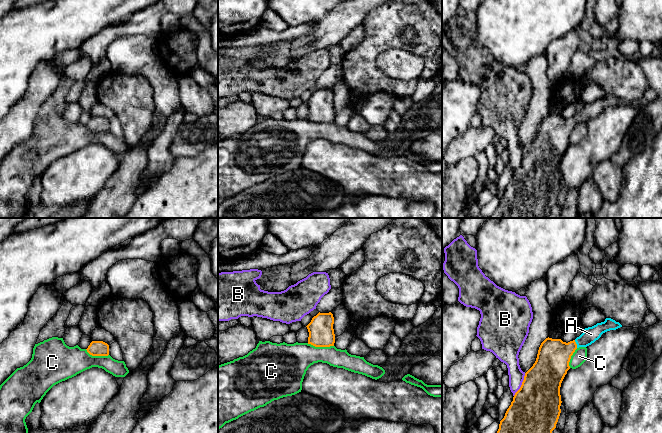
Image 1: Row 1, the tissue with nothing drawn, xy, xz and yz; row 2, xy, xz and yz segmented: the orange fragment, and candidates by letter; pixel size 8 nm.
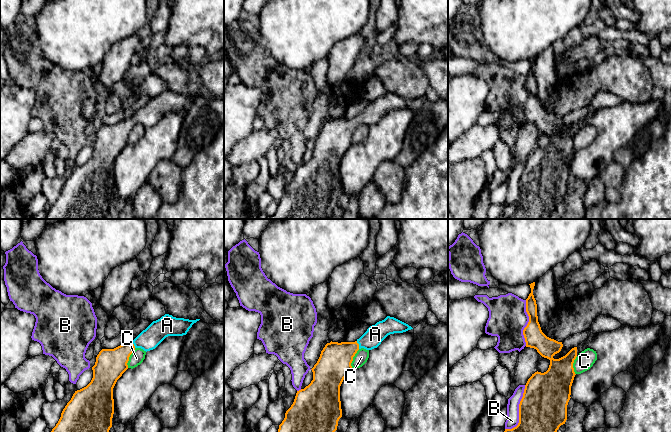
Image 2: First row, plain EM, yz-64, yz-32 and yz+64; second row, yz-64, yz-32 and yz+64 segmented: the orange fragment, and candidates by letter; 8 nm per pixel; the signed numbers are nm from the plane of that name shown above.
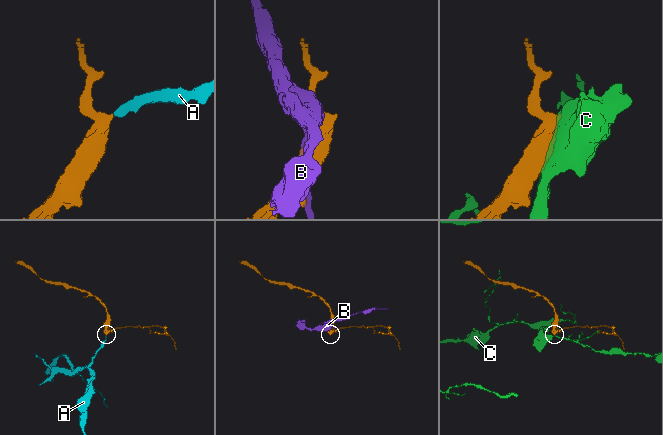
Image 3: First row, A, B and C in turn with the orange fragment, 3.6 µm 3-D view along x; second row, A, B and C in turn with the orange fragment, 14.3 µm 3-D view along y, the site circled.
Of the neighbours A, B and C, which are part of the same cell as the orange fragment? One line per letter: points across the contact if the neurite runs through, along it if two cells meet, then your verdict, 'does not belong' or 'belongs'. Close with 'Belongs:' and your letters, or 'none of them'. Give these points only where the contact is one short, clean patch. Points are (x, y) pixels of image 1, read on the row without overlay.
A: runs through yz (552, 139), (565, 126), (576, 120), (591, 110); belongs
B: does not belong
C: border along xz (307, 119), (313, 122), (333, 122); does not belong
Belongs: A

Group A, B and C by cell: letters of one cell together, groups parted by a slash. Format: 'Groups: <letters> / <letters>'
Groups: A / B / C

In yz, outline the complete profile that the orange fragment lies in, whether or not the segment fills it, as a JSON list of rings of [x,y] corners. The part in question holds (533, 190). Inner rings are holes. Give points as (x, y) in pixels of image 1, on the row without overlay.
[[[606,94],[604,98],[585,104],[583,109],[568,119],[561,115],[546,114],[540,121],[533,142],[525,149],[520,165],[515,169],[511,181],[500,197],[495,212],[488,218],[547,218],[556,204],[561,189],[561,159],[570,145],[569,138],[575,126],[587,123],[610,106],[622,103],[619,98]]]

